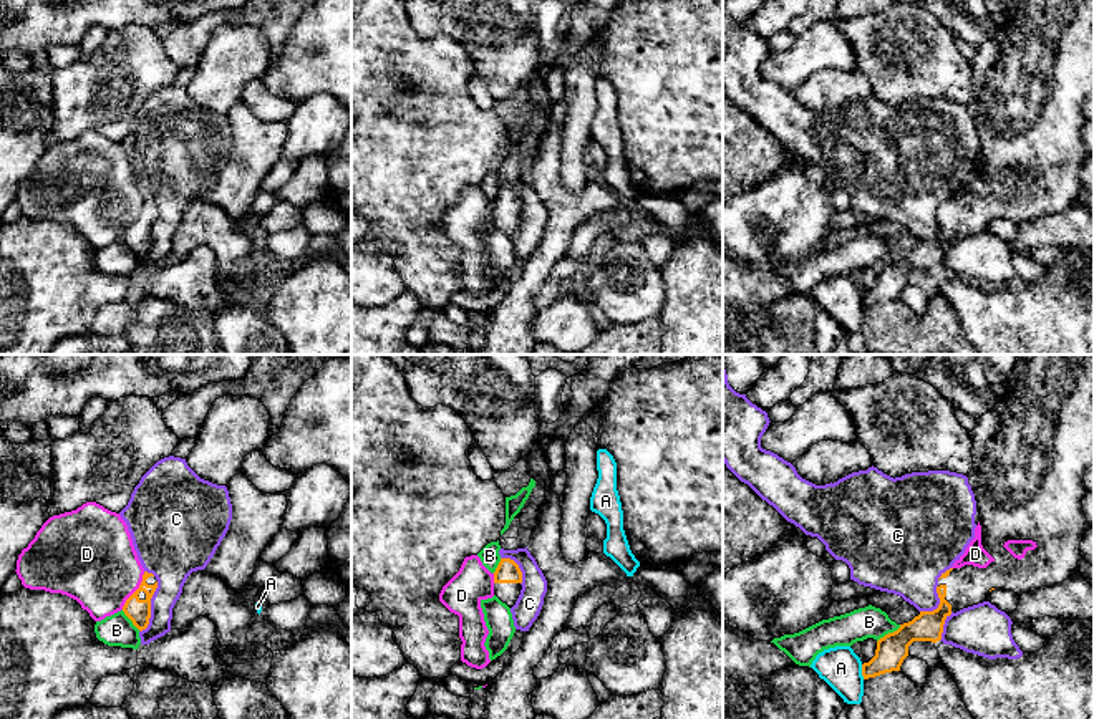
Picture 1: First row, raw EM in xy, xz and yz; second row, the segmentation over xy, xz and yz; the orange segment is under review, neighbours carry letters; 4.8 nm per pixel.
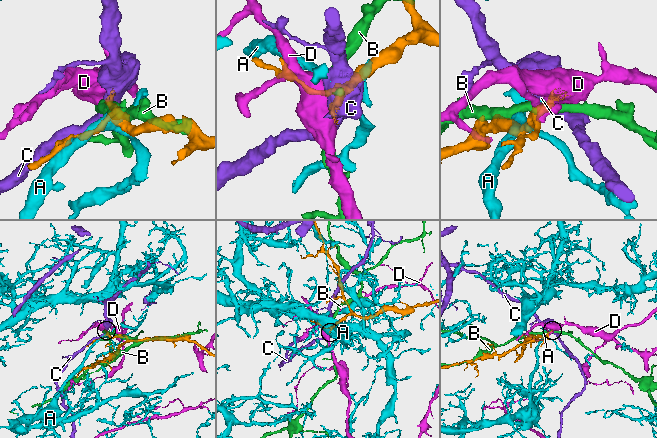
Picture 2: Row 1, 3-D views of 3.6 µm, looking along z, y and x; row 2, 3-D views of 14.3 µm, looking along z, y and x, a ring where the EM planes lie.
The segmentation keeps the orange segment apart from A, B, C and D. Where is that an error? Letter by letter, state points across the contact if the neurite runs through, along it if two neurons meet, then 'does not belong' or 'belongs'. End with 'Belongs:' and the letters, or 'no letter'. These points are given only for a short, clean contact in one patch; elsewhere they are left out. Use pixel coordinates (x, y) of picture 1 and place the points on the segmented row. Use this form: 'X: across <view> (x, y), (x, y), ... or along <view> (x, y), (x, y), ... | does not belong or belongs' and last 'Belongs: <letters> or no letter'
A: does not belong
B: does not belong
C: along xy (158, 582), (151, 598), (150, 623), (140, 632) | does not belong
D: along xy (145, 572), (140, 587), (121, 608) | does not belong
Belongs: no letter

